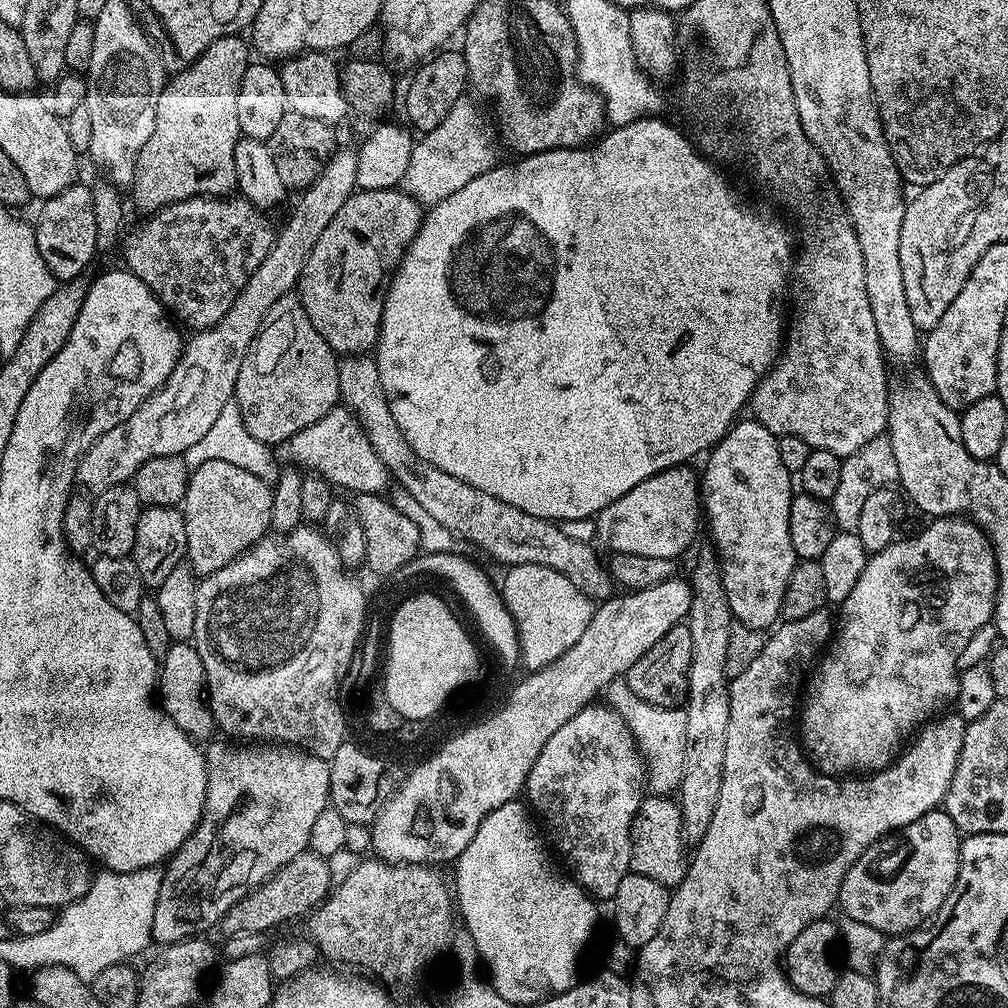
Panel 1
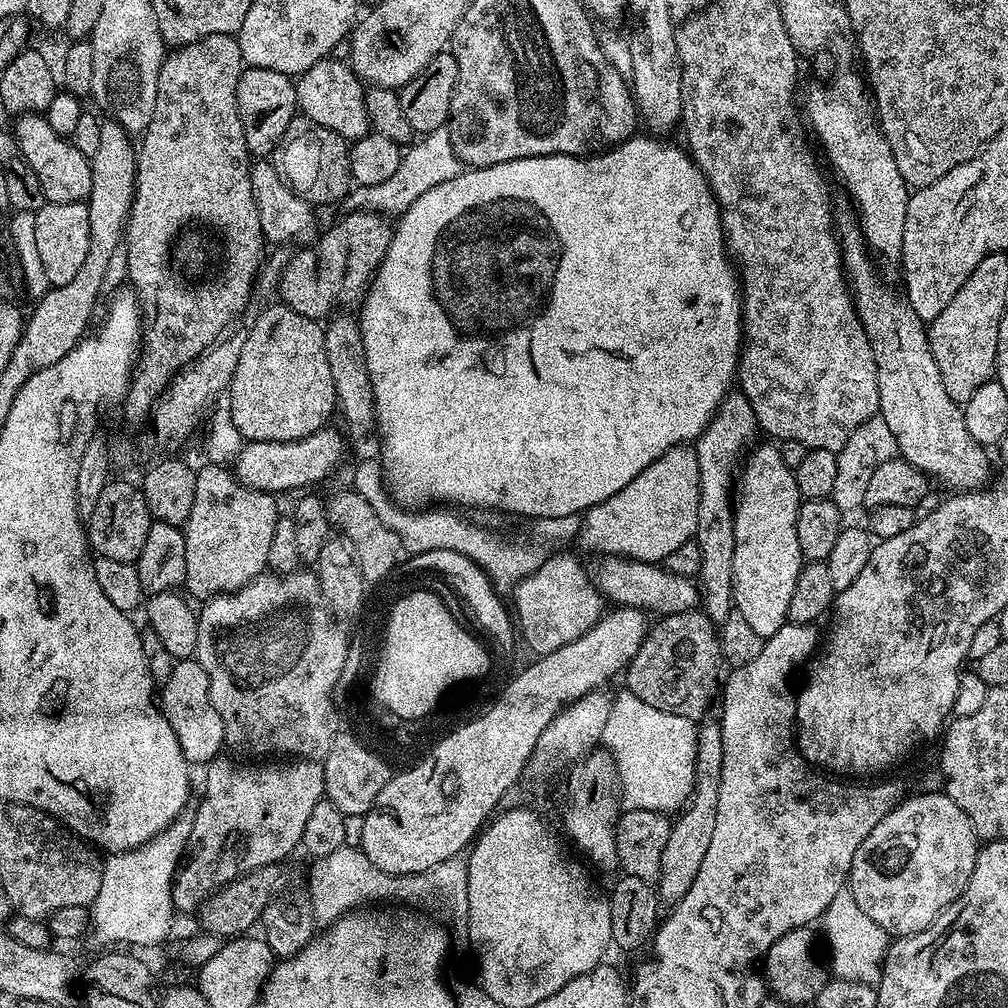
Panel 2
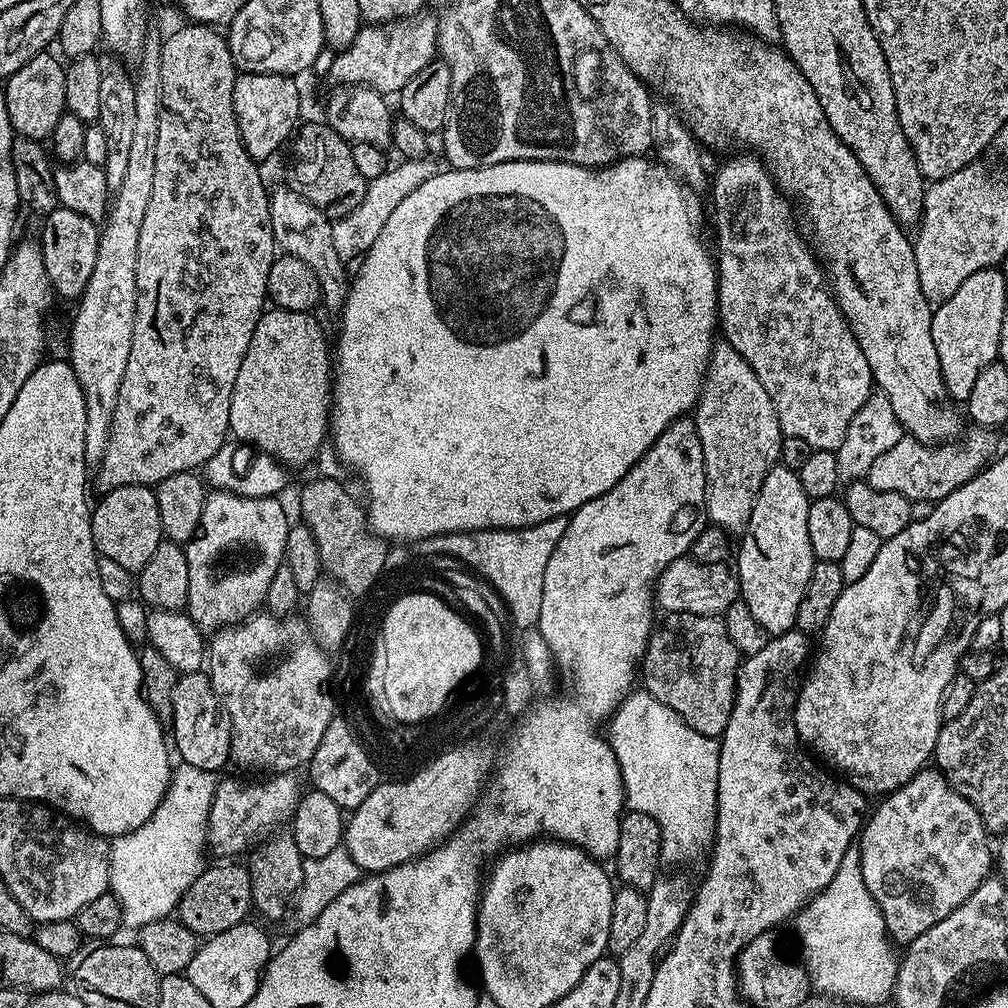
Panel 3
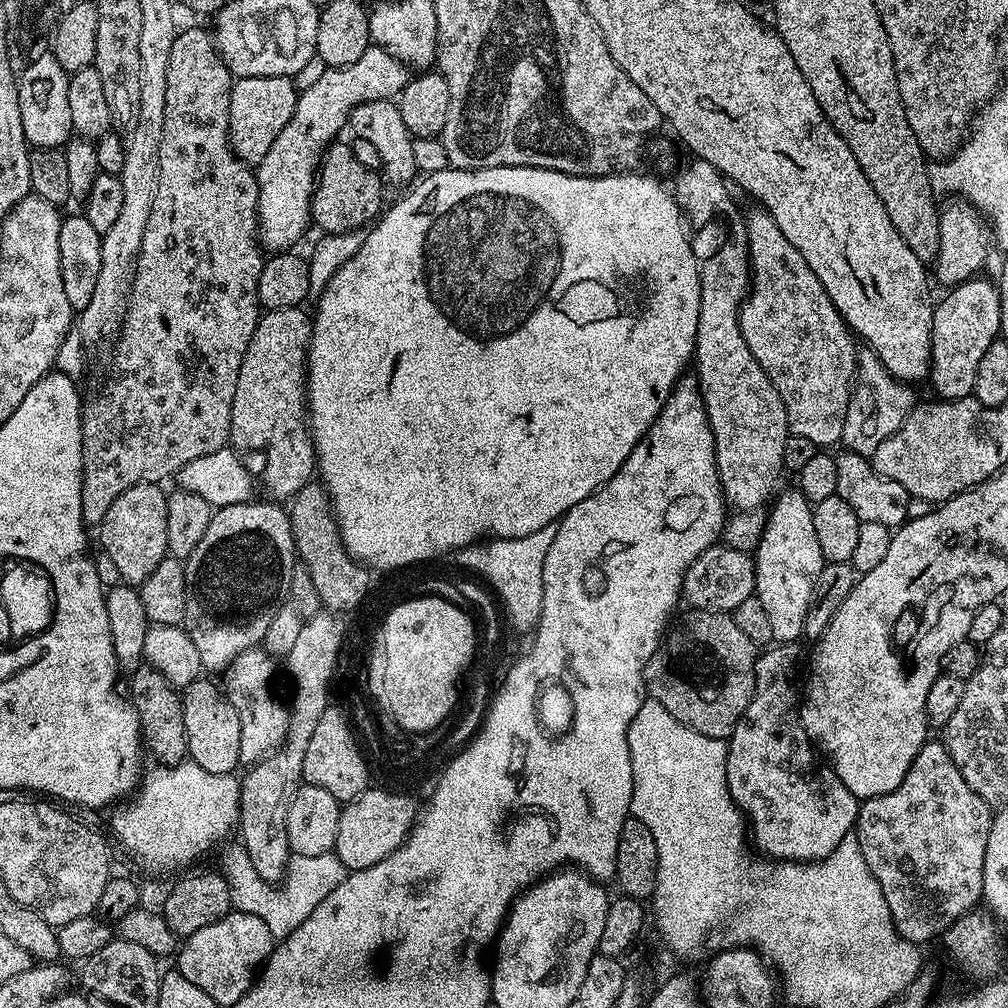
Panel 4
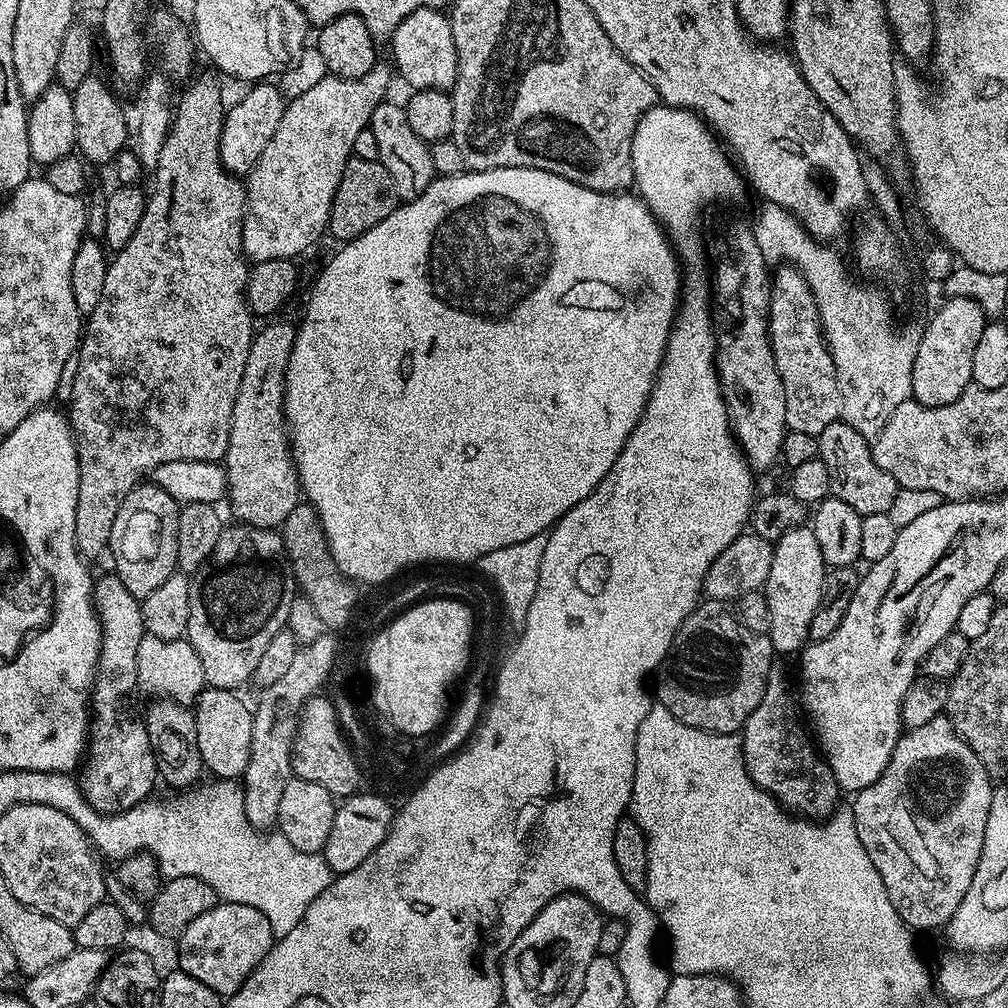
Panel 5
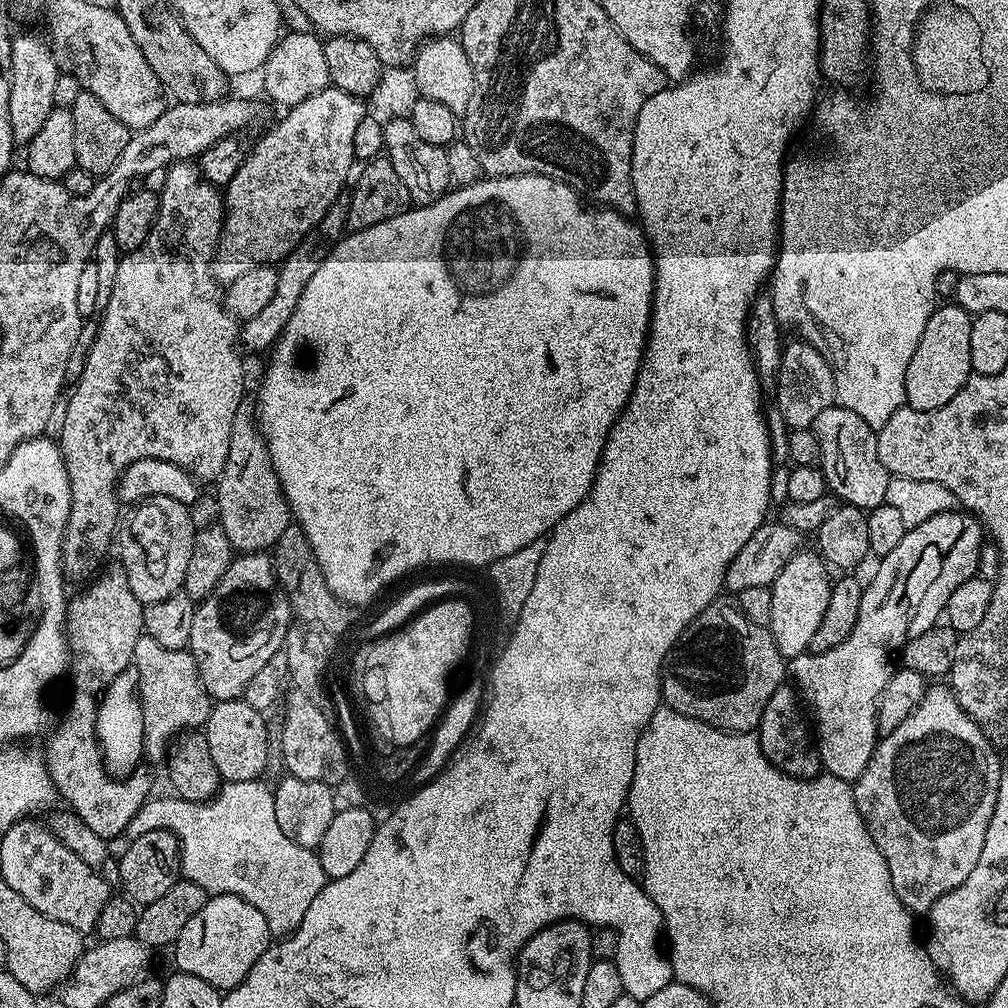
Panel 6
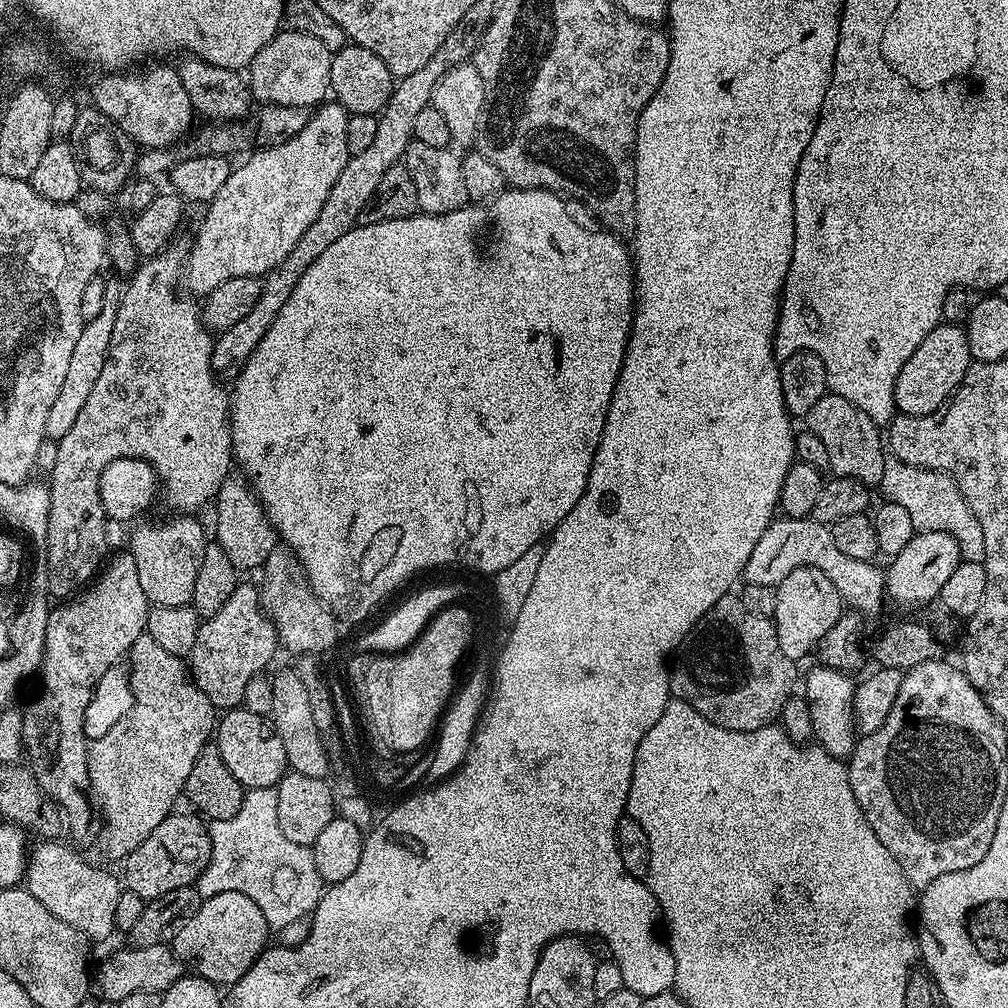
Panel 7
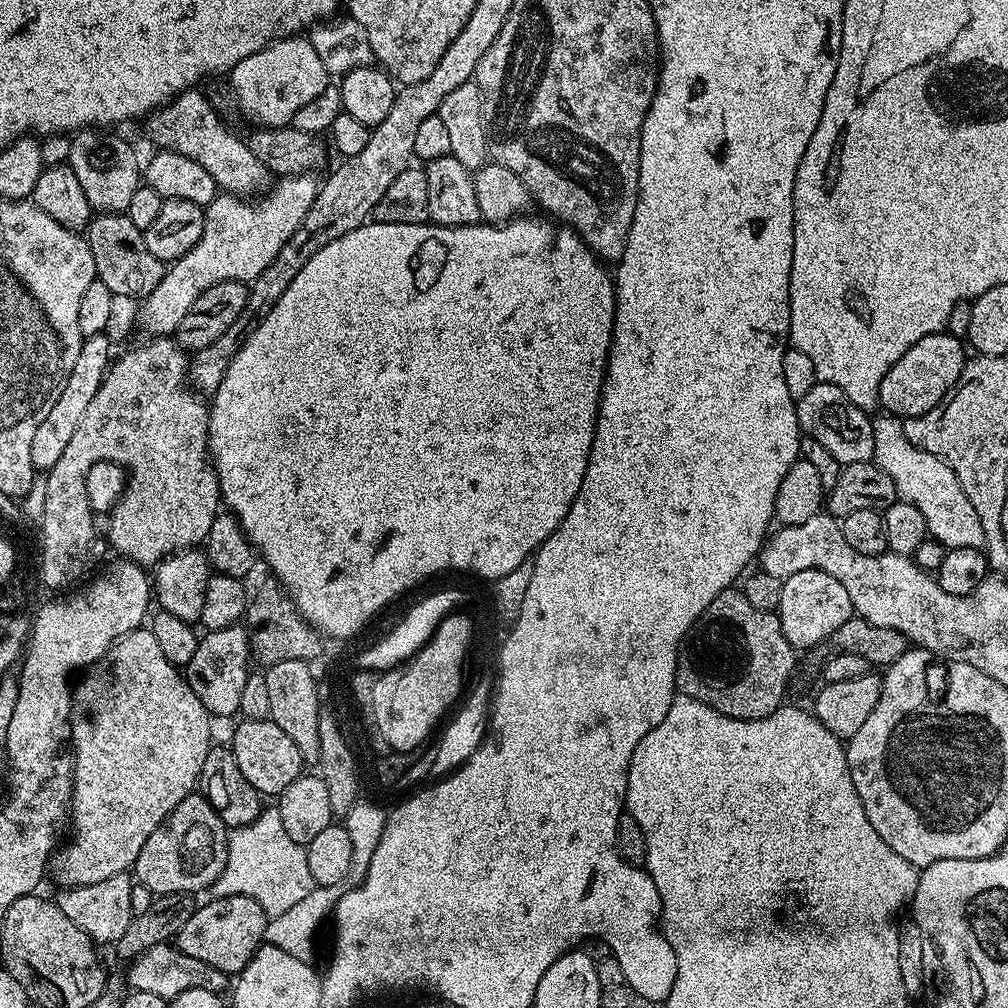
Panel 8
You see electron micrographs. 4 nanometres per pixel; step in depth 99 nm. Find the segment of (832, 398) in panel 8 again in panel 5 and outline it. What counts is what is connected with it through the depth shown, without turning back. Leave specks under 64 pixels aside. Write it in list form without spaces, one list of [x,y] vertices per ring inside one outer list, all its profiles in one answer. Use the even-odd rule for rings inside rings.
[[[839,420],[826,426],[818,442],[819,457],[830,473],[832,495],[846,502],[863,517],[887,513],[900,487],[896,479],[874,462],[869,439],[858,434],[848,423]]]

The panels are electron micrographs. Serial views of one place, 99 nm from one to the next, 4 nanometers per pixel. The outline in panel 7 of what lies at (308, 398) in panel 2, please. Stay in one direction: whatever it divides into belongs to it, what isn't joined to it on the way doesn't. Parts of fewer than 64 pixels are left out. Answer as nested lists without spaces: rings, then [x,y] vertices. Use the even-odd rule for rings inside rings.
[[[228,475],[216,495],[215,508],[216,536],[214,540],[222,546],[222,550],[226,550],[226,558],[230,558],[230,562],[238,570],[263,569],[266,558],[270,558],[270,554],[278,546],[278,533],[268,521],[268,515],[264,513],[260,499],[252,491],[252,485],[244,479],[243,475]]]

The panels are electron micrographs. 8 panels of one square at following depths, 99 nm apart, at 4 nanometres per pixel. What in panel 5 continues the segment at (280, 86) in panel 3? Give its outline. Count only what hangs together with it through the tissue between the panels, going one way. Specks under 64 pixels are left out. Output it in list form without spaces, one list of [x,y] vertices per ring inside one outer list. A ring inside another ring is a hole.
[[[256,82],[236,105],[227,109],[224,118],[224,129],[220,132],[220,160],[224,169],[237,178],[247,177],[258,158],[262,158],[262,150],[274,138],[274,130],[278,130],[278,122],[282,122],[286,97],[279,87],[272,82]]]

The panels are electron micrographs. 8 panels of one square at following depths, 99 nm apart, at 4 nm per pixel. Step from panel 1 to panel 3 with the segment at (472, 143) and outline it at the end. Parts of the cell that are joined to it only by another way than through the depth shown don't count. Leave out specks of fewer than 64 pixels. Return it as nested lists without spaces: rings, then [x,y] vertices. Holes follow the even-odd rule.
[[[432,158],[401,159],[399,163],[393,163],[382,174],[378,174],[378,178],[369,180],[366,198],[362,198],[362,202],[358,202],[358,206],[354,206],[354,210],[350,210],[350,214],[338,216],[332,220],[334,247],[338,252],[338,258],[343,262],[359,261],[364,253],[370,250],[370,246],[374,246],[374,238],[378,238],[378,234],[382,234],[382,226],[386,226],[386,222],[390,219],[390,214],[394,214],[395,208],[409,194],[414,194],[414,190],[418,190],[418,186],[422,186],[422,182],[434,178],[438,171],[438,165],[432,161]]]

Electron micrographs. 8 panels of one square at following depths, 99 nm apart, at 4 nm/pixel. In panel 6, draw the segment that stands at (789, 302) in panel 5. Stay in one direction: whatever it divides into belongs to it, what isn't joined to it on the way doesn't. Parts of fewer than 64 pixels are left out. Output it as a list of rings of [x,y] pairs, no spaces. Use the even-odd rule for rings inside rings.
[[[792,338],[789,344],[787,341],[783,345],[780,353],[780,371],[775,384],[776,408],[780,411],[781,418],[788,423],[789,429],[812,428],[818,414],[836,404],[834,374],[826,358],[822,358],[822,354],[814,350],[814,346],[799,338]]]

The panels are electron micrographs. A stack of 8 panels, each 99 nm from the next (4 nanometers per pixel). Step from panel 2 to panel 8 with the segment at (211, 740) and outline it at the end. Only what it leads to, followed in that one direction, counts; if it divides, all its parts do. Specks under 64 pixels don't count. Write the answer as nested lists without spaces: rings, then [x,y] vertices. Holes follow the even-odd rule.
[[[247,718],[239,721],[241,724],[232,732],[230,747],[234,758],[238,762],[238,770],[242,770],[246,782],[254,786],[254,790],[261,797],[279,797],[290,782],[294,782],[305,771],[306,765],[302,754],[298,754],[298,746],[283,732],[282,726],[278,726],[270,718],[267,720],[249,720]]]

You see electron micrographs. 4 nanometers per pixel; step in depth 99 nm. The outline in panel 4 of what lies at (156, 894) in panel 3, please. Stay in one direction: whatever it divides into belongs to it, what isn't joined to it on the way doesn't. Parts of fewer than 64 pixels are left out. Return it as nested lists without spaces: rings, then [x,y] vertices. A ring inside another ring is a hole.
[[[185,758],[181,764],[152,766],[143,773],[138,791],[123,805],[124,809],[112,820],[112,830],[120,839],[120,844],[128,852],[133,852],[142,863],[156,872],[170,872],[174,868],[184,868],[191,860],[199,858],[216,844],[216,839],[235,825],[238,820],[240,806],[239,775],[210,774],[210,770],[202,770],[193,760]]]

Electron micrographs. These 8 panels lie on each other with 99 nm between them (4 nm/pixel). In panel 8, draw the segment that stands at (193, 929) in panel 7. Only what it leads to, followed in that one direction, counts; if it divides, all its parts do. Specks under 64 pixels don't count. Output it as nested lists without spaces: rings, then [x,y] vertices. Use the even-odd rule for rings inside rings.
[[[218,896],[209,901],[209,904],[201,903],[190,922],[182,926],[178,946],[186,954],[214,966],[220,972],[239,974],[264,939],[266,917],[262,906],[258,906],[254,898],[245,896]]]

